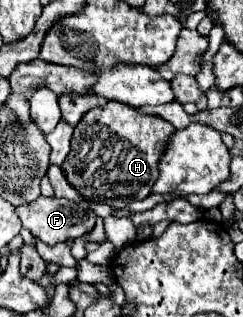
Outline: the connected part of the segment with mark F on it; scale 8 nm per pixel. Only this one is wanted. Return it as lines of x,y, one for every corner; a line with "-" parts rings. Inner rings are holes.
40,196
32,204
18,206
16,212
18,212
24,228
28,228
34,236
38,236
42,242
46,242
50,246
54,246
58,242
68,242
68,240
80,238
80,236
92,232
94,226
96,226
94,210
90,210
84,204
72,202
72,200
64,200
64,198
44,198
44,196

